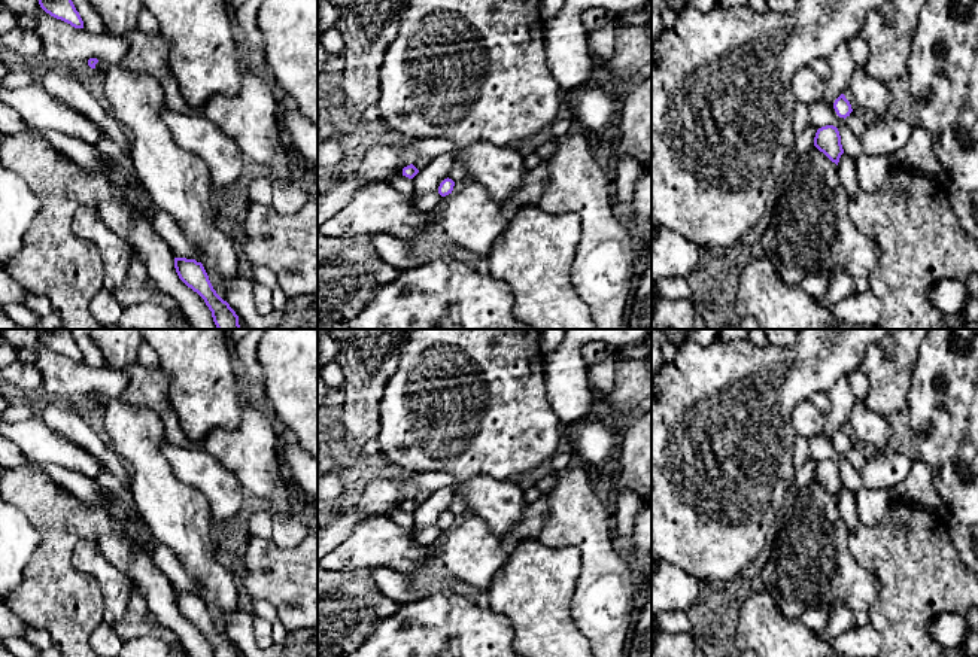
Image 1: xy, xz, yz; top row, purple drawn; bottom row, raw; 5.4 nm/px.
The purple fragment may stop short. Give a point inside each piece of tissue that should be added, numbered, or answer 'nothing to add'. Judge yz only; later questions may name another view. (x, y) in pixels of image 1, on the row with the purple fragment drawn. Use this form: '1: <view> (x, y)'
nothing to add

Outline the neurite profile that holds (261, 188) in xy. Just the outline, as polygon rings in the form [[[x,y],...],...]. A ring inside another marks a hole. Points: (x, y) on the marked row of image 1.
[[[273,174],[259,176],[249,183],[252,203],[271,206],[273,203]]]

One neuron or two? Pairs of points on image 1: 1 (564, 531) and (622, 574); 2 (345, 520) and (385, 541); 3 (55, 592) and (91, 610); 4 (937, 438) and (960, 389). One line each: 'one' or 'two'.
1: one
2: two
3: one
4: one

